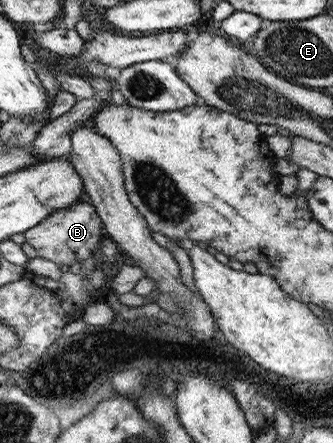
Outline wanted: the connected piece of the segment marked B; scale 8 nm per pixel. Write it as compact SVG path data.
M76 199L72 205L56 210L44 218L40 224L23 233L25 242L36 249L38 257L52 260L58 266L66 264L78 268L80 262L92 257L101 244L103 222L99 213L91 204L82 199Z

